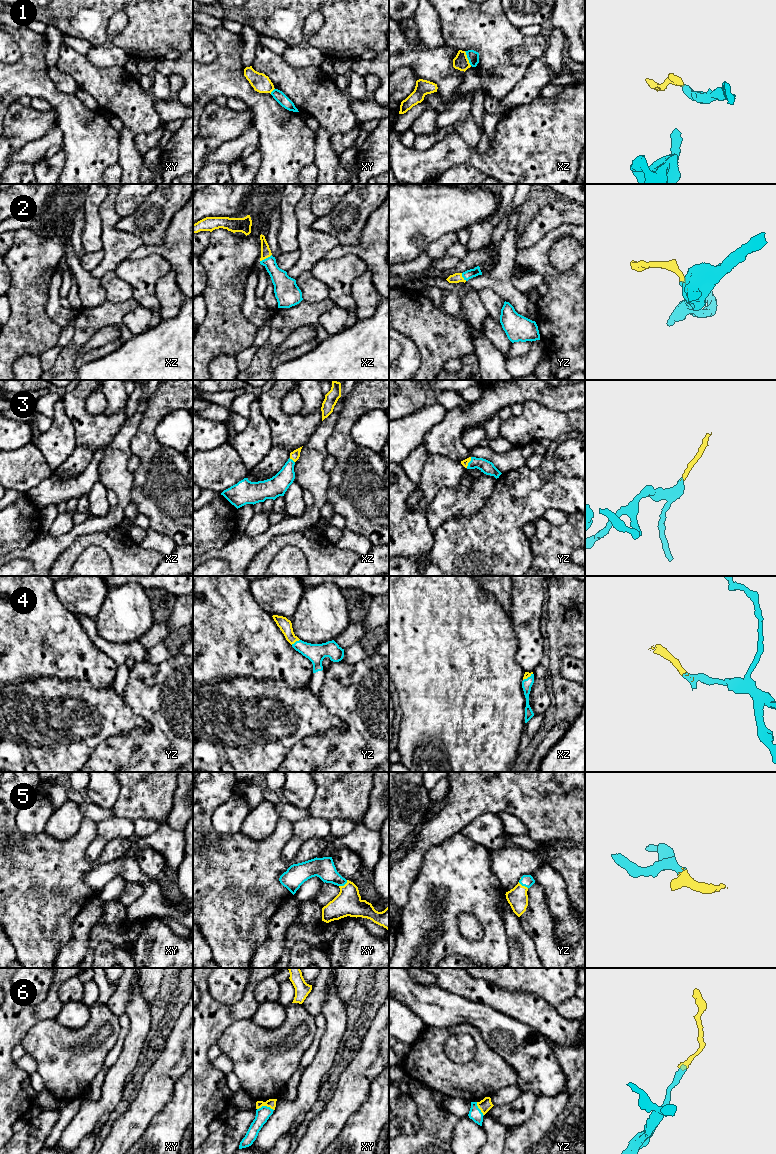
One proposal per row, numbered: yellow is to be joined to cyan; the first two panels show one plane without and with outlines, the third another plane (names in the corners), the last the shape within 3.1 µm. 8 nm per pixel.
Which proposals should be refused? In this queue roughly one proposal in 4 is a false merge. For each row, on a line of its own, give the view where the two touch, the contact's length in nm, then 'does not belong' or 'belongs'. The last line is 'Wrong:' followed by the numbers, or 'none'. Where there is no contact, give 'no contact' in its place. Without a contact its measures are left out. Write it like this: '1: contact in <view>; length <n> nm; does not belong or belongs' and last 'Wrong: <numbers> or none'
1: contact in xz; length 130 nm; does not belong
2: contact in xz; length 110 nm; belongs
3: contact in yz; length 100 nm; belongs
4: contact in yz; length 80 nm; belongs
5: contact in xy; length 90 nm; belongs
6: contact in xy; length 140 nm; belongs
Wrong: 1

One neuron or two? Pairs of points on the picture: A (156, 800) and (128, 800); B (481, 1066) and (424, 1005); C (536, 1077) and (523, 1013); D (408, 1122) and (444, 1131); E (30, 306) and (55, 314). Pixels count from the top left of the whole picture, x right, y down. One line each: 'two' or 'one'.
A: one
B: two
C: two
D: two
E: two

